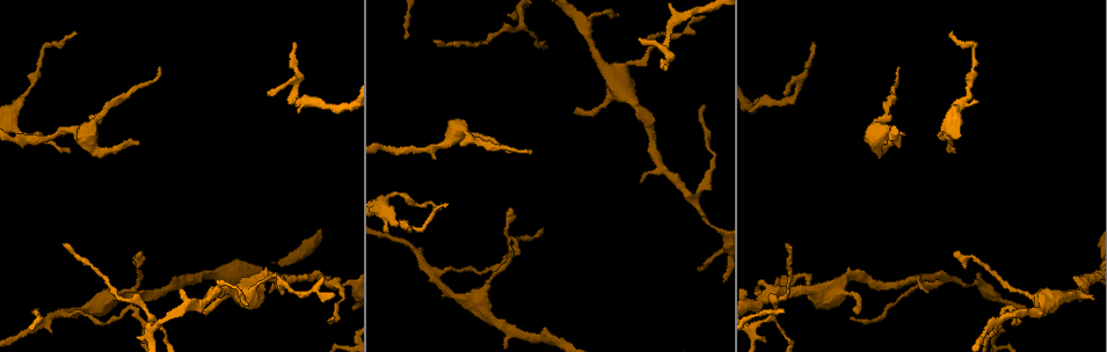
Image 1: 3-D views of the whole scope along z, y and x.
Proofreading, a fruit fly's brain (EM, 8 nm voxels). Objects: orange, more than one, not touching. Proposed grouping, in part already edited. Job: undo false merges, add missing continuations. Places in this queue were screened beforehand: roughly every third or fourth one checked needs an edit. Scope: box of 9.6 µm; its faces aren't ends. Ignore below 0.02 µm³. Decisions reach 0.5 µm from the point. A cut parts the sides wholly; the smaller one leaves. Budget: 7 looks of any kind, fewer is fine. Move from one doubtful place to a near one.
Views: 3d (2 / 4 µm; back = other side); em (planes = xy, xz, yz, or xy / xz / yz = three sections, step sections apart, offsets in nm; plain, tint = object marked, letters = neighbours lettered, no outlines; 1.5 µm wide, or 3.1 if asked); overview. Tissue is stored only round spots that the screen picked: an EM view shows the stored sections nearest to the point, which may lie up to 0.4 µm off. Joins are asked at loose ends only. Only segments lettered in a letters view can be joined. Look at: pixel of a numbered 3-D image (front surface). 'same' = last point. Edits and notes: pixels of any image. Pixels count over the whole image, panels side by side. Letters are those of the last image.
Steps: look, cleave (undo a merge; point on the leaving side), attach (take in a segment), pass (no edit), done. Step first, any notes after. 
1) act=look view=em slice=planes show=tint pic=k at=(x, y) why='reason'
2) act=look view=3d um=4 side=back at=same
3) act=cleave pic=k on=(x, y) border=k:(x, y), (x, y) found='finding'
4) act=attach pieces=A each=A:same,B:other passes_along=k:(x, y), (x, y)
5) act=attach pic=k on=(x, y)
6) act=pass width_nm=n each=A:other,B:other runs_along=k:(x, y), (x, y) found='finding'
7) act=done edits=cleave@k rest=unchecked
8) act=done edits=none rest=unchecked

act=look view=3d um=2 pic=1 at=(950, 33) why='an open end'

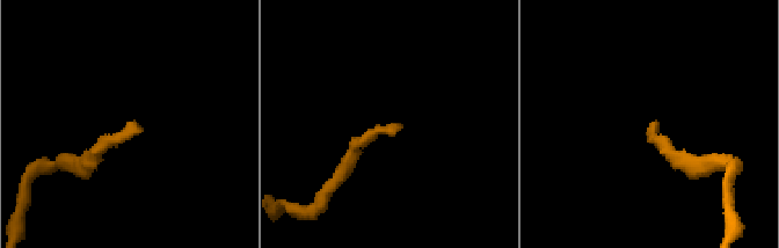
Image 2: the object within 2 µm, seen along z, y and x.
act=look view=em slice=planes show=tint pic=2 at=(649, 129)

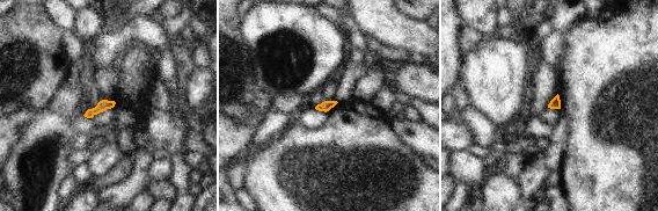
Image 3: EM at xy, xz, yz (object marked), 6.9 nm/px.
act=look view=em slice=planes show=letters at=same why='see the neighbours'

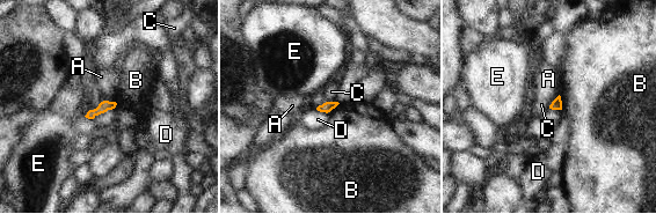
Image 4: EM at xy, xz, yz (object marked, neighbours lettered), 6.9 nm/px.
act=pass each=A:other,B:other,C:other,D:other,E:other border=4:(102, 97), (115, 102) found='none of them fits'

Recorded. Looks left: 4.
act=look view=em slice=xy step=4 show=tint pic=1 at=(139, 143) why='tapers out'

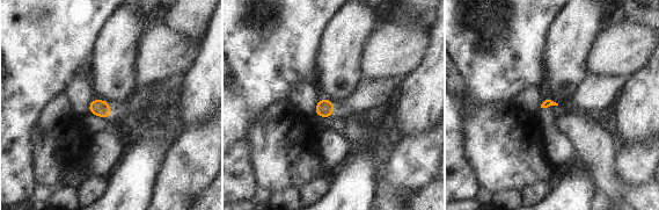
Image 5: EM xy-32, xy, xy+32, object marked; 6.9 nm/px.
act=look view=em slice=planes show=letters at=same

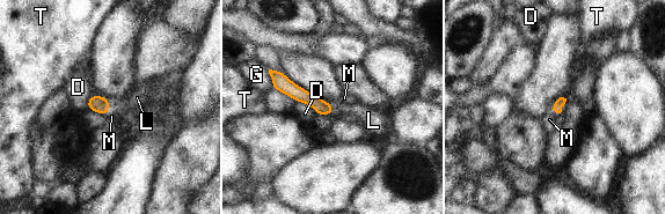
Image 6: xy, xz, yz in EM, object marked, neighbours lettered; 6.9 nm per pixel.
act=attach pieces=L each=D:other,G:other,L:same,M:other,T:other passes_along=6:(322, 108), (333, 110), (367, 116) found='it goes on there'

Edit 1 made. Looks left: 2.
act=look view=3d um=4 pic=1 at=(574, 113) why='thin end'

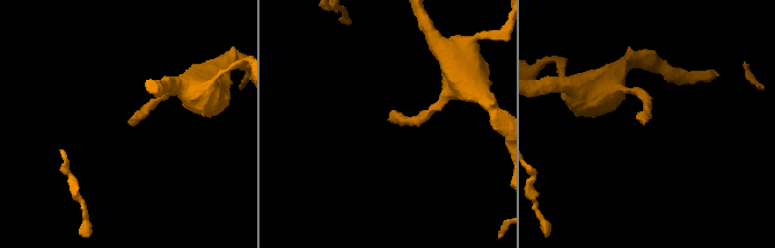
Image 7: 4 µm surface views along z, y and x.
act=look view=em slice=planes show=letters pic=7 at=(642, 120)

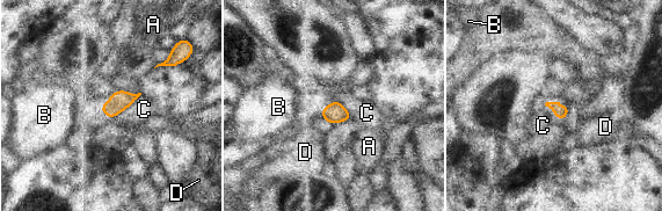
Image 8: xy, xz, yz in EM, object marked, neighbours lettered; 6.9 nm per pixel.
act=pass width_nm=100 each=A:other,B:other,C:other,D:other border=8:(140, 94), (114, 117), (100, 110) found='none of them fits'

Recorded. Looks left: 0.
act=done edits=attach@6 rest=unchecked

